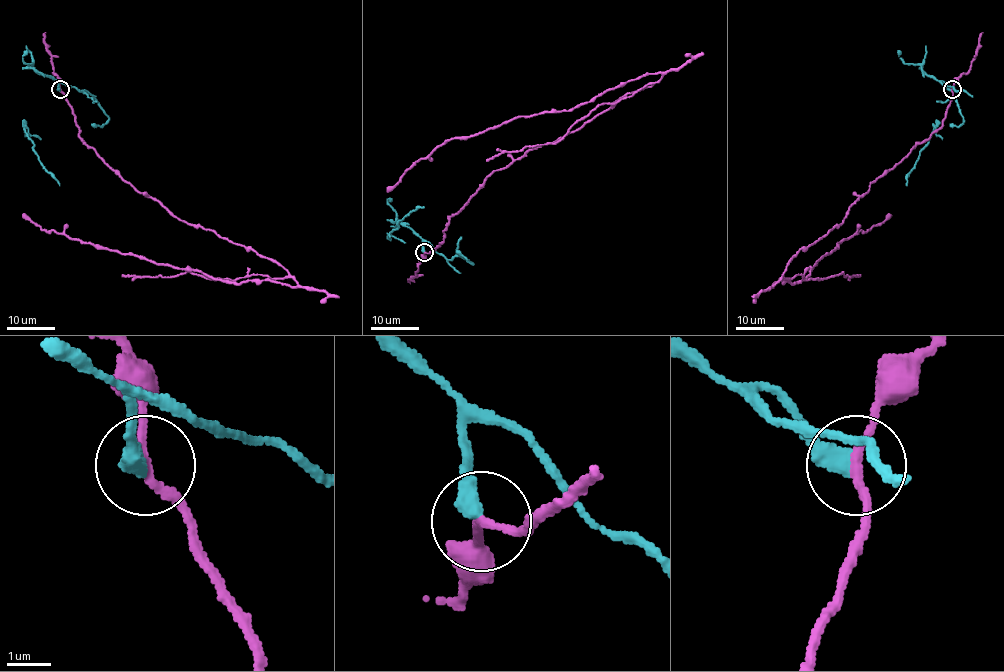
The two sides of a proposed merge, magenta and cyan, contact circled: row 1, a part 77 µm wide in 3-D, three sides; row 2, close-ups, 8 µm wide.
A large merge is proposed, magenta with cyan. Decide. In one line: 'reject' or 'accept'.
reject

